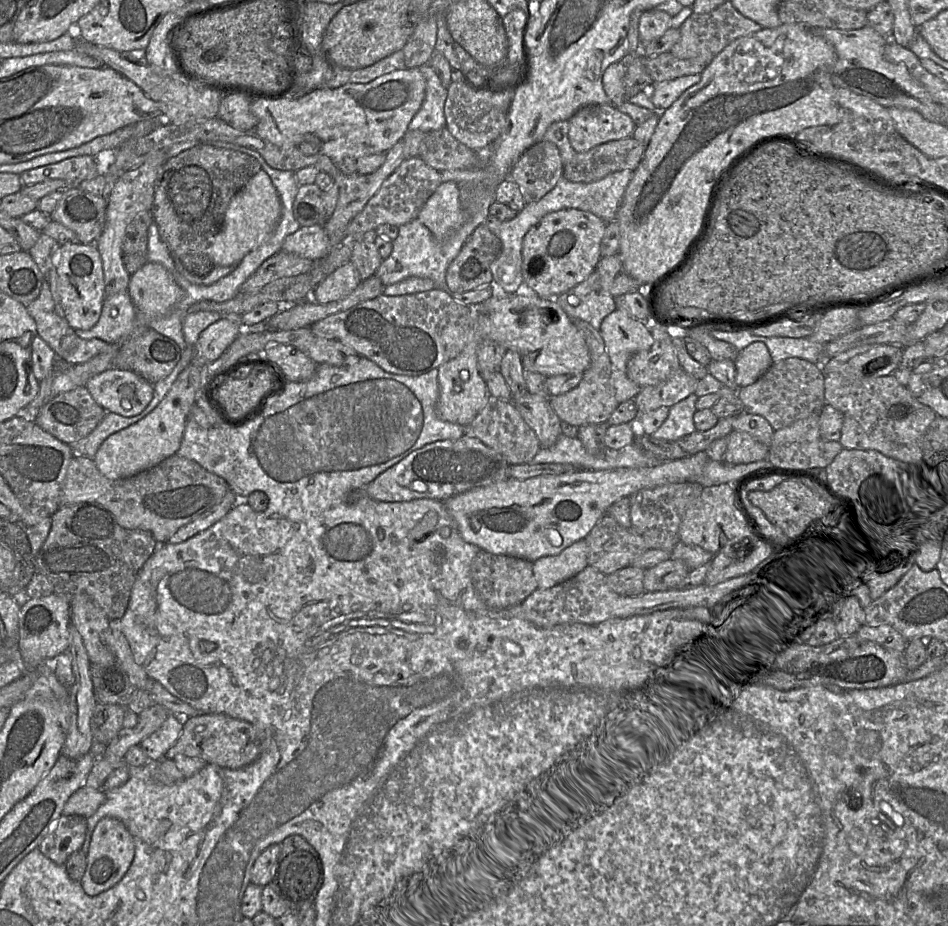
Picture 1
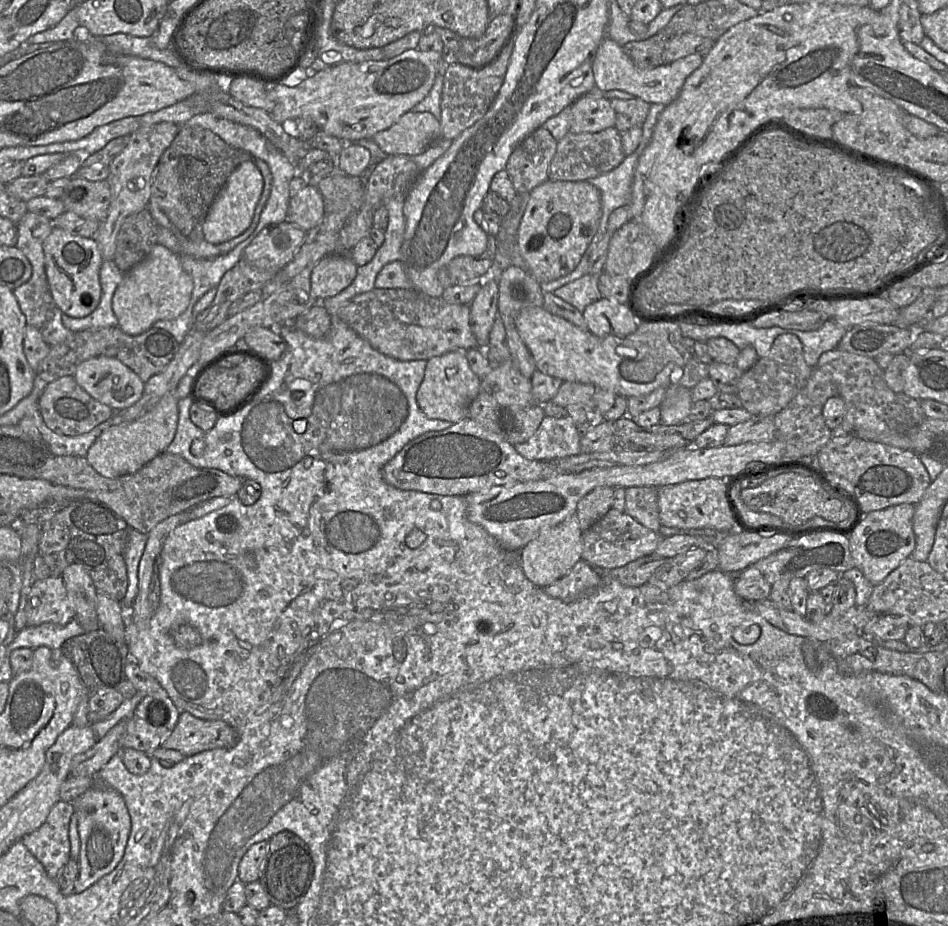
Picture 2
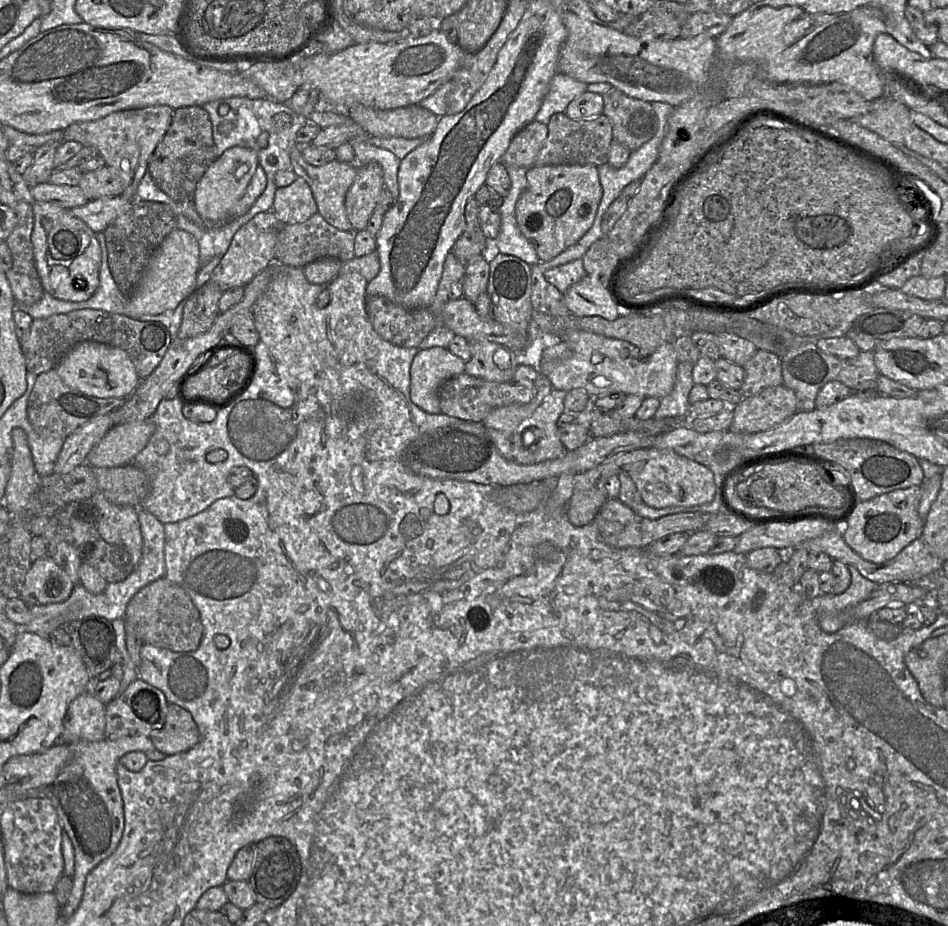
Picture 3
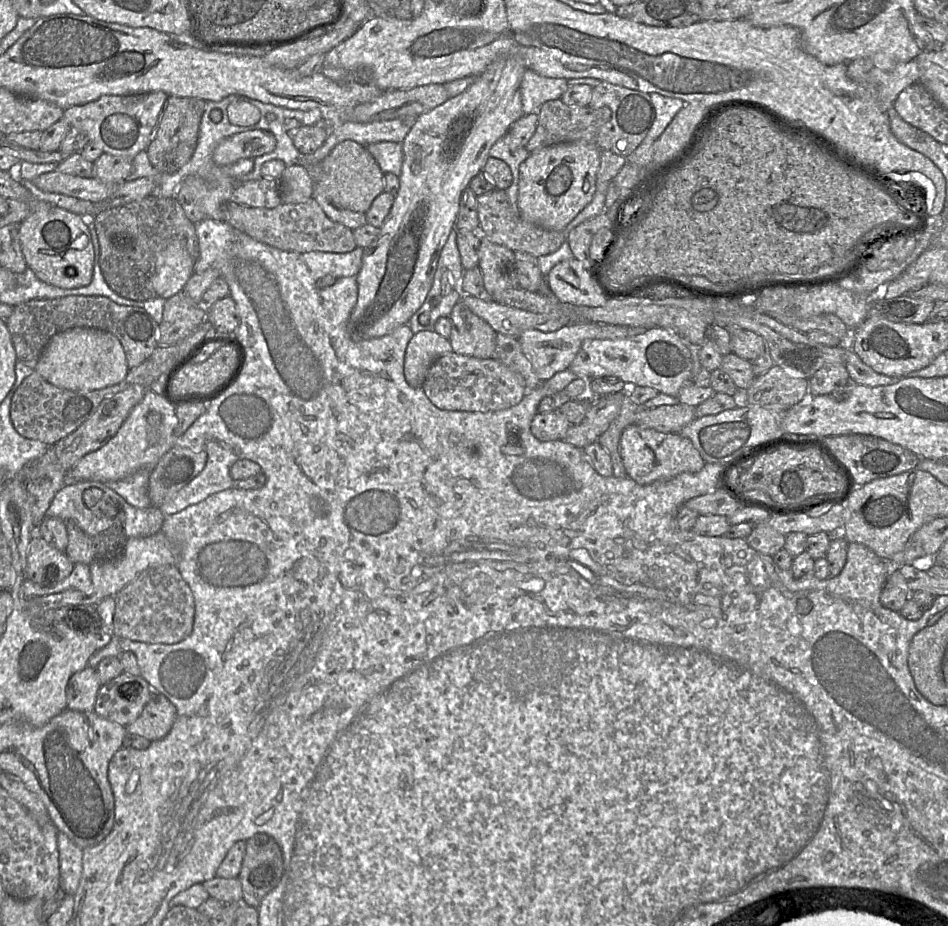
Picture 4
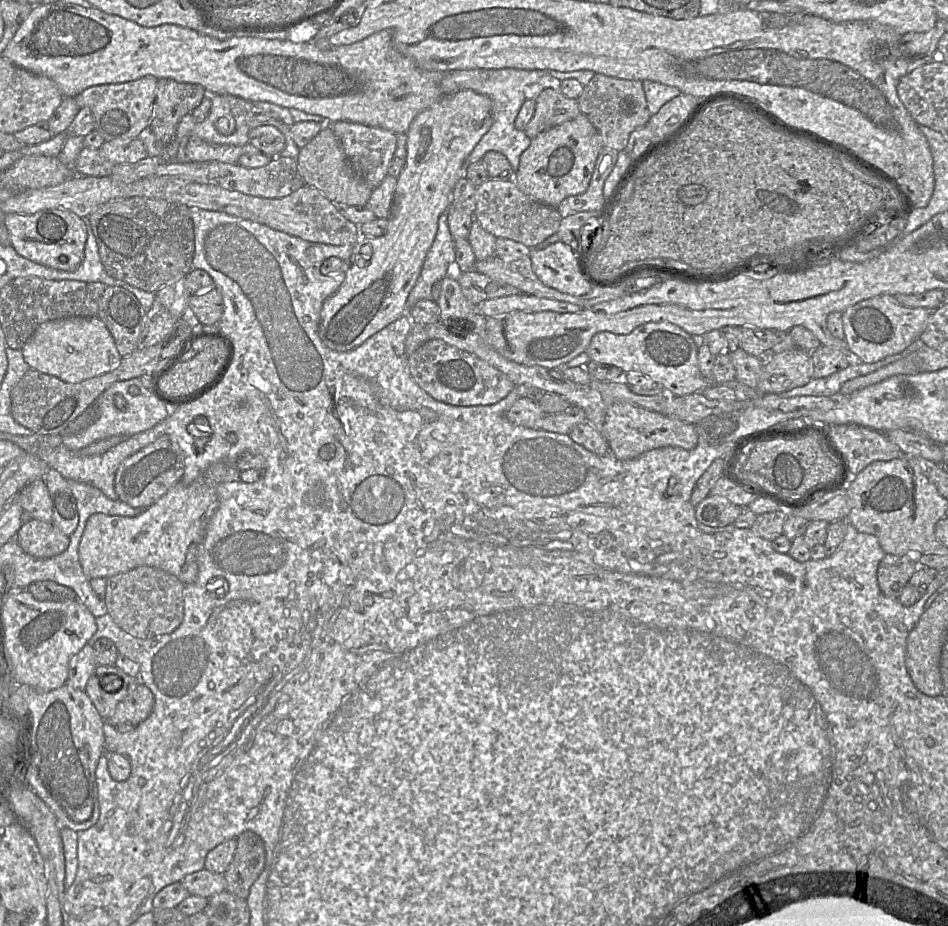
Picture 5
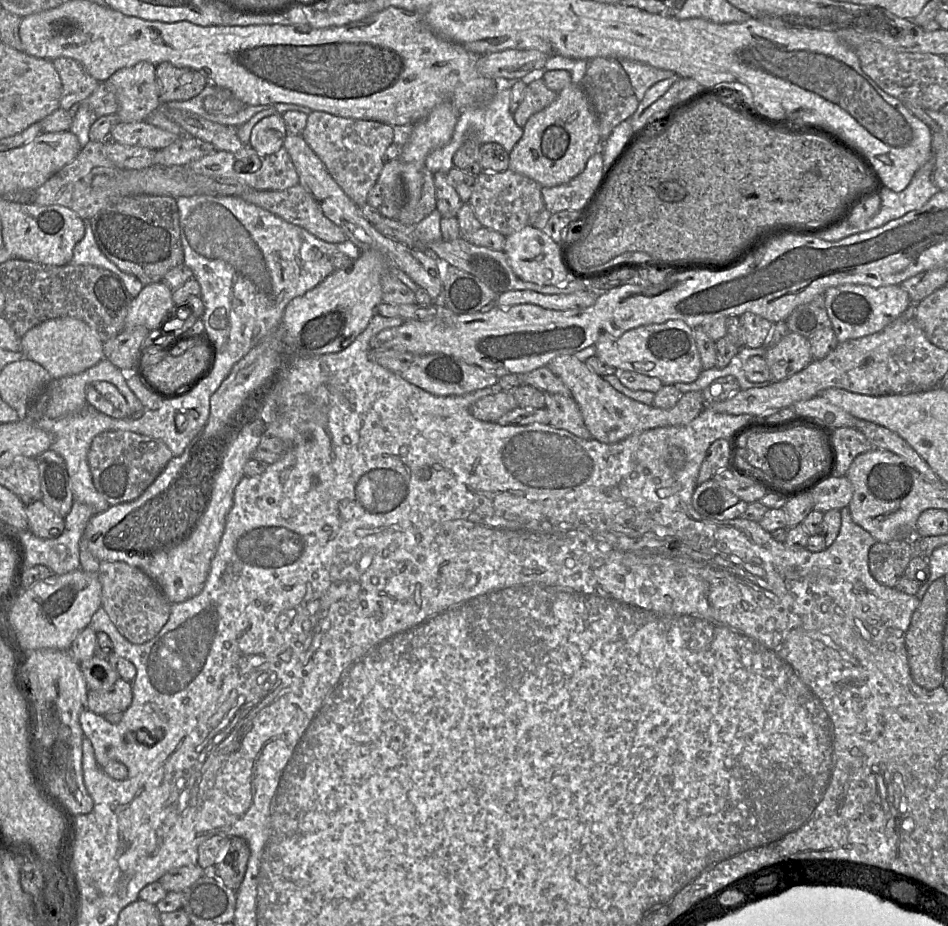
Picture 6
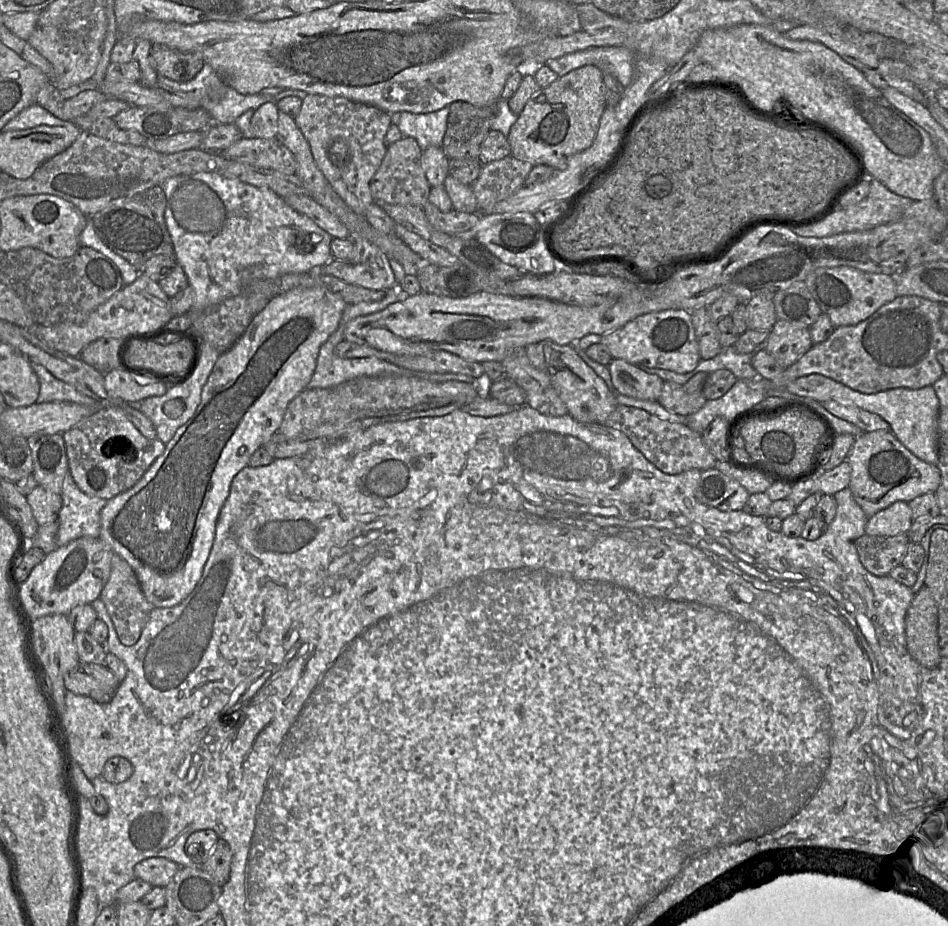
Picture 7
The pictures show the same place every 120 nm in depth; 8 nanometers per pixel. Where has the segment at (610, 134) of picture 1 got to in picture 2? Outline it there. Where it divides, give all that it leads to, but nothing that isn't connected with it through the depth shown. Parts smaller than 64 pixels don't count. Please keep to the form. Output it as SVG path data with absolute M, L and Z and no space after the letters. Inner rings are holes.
M583 95L572 104L569 126L572 133L595 133L614 125L615 112L605 96Z

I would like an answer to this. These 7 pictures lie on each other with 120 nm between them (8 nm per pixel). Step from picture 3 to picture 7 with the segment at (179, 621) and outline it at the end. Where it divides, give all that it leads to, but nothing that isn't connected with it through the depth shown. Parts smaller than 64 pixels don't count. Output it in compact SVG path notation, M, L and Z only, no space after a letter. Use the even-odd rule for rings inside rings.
M114 553L112 557L110 576L100 594L100 599L107 608L120 642L126 646L134 645L155 607L146 599L131 566L118 554Z

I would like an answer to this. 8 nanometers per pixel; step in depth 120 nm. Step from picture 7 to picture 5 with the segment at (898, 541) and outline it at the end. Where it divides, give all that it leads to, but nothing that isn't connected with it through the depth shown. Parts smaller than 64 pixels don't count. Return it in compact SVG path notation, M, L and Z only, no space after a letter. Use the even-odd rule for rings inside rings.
M913 553L903 556L886 554L883 557L877 570L877 579L884 595L899 598L918 567L916 561L919 556L919 553Z

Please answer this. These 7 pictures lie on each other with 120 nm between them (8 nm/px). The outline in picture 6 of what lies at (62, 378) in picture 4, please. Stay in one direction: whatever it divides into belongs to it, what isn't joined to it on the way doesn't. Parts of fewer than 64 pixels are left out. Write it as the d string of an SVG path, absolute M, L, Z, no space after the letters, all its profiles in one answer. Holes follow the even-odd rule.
M69 316L42 321L21 338L23 355L45 368L51 379L77 375L96 365L105 358L103 343L87 323Z

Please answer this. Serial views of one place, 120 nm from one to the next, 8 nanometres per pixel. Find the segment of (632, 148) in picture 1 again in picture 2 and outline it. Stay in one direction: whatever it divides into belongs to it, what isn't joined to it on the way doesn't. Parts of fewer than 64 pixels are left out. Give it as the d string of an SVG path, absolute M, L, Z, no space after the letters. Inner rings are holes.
M614 126L595 133L569 131L557 141L556 153L550 163L548 177L551 181L584 181L613 170L625 158L620 132Z

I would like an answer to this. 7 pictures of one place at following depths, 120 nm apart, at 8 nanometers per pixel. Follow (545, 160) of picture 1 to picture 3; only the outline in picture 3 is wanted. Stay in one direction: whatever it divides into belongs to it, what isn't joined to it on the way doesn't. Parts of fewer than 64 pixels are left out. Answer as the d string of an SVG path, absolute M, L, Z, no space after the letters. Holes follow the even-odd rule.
M536 120L530 122L512 138L501 162L526 169L532 167L547 134L546 124Z

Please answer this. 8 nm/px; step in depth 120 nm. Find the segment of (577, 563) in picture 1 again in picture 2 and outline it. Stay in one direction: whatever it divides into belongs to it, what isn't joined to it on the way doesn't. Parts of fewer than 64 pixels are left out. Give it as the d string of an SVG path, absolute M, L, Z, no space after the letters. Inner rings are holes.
M574 515L541 532L520 551L520 565L525 576L536 586L545 588L568 574L583 559L583 532Z

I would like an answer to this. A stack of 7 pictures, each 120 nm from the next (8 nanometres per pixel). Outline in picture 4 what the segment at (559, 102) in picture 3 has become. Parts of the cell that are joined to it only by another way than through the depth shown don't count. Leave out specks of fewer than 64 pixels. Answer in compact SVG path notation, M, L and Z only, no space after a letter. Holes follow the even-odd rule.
M526 70L520 84L524 114L538 115L546 101L561 99L569 86L569 80L566 78L545 77Z

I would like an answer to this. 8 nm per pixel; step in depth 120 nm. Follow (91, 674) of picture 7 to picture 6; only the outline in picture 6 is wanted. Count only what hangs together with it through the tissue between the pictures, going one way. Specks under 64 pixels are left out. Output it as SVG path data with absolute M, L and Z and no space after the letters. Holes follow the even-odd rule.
M120 677L108 690L89 690L87 708L104 716L111 710L124 712L131 705L132 699L132 682Z

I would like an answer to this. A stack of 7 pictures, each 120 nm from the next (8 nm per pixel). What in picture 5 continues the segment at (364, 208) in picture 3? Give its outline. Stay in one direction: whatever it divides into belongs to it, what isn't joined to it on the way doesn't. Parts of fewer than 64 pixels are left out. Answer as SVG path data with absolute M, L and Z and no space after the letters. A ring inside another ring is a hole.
M323 127L306 146L299 149L297 169L304 185L318 190L329 201L348 206L366 206L373 192L349 164L339 139L329 127Z

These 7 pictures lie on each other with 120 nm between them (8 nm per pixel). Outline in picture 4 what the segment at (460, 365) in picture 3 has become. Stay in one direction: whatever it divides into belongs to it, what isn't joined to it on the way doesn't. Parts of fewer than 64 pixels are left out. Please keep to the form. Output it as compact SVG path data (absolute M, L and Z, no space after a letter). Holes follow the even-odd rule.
M421 331L409 341L404 360L404 375L413 388L421 388L430 366L439 357L453 352L448 339L435 331Z

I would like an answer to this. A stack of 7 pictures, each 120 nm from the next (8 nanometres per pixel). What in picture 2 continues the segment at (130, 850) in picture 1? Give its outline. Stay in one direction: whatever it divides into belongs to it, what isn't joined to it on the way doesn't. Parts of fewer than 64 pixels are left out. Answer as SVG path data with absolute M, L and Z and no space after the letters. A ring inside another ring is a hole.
M96 785L73 801L80 839L79 875L73 893L81 893L112 872L122 860L131 833L131 818L122 795Z

